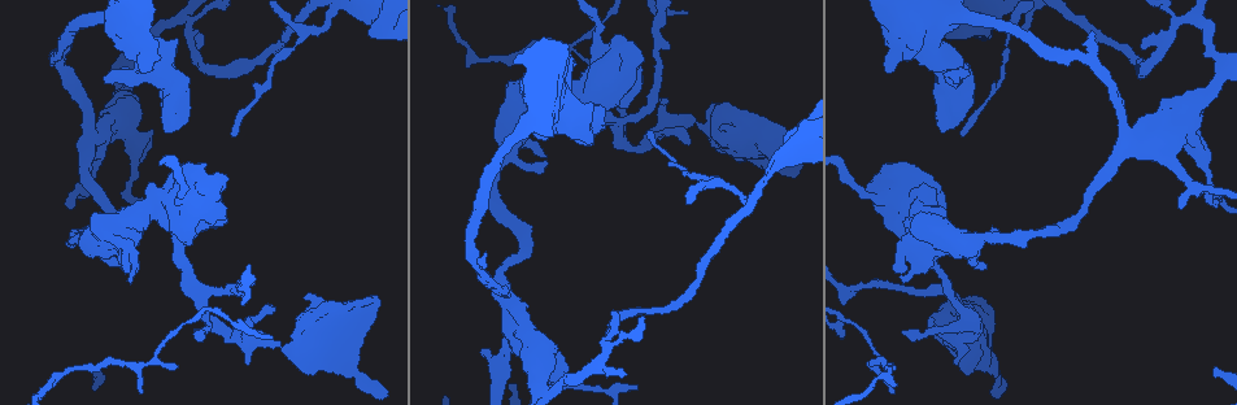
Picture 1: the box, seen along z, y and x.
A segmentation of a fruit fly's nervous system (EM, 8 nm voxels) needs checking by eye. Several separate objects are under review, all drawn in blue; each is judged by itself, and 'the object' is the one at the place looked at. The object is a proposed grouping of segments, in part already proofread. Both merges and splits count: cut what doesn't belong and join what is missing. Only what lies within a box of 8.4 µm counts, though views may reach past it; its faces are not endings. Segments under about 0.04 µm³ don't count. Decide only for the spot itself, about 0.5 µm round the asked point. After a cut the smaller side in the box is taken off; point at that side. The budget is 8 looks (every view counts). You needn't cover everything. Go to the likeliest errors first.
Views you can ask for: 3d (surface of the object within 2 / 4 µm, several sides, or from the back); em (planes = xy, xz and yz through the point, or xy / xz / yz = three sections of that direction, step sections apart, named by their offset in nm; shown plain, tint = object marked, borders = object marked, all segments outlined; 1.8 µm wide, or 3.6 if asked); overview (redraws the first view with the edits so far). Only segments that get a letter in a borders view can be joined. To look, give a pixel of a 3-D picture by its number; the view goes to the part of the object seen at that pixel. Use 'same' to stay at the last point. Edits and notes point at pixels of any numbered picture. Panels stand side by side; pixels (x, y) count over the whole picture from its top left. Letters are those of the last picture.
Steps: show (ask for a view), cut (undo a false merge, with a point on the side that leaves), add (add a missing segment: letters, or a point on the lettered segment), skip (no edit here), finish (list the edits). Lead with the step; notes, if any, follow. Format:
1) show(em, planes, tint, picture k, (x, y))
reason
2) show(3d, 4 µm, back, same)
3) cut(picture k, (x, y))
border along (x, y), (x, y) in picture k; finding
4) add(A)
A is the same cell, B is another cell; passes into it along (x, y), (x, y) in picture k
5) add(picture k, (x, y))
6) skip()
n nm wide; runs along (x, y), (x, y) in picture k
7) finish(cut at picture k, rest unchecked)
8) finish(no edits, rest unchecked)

show(3d, 2 µm, picture 1, (566, 129))
a narrow waist

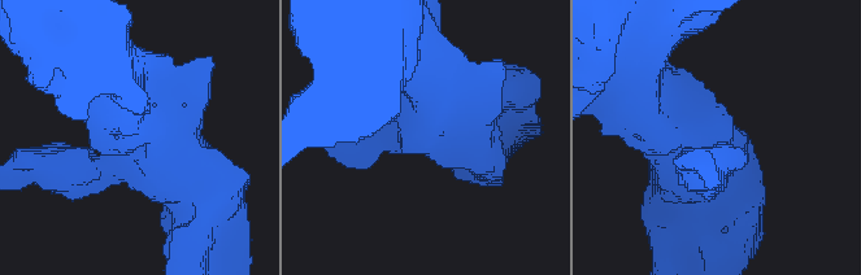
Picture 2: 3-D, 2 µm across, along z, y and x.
show(em, planes, borders, picture 2, (430, 128))

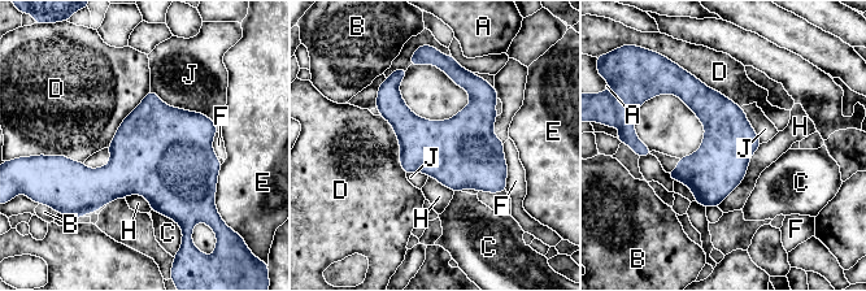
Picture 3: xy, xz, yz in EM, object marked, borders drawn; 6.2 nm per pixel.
skip()
H touches over 480 nm; A, B, C, D, E, F, H and J are other cells; border along (761, 144), (744, 178), (718, 207) in picture 3; continuous, no second neuron

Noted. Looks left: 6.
show(em, planes, plain, picture 1, (1126, 133))
sharp bend

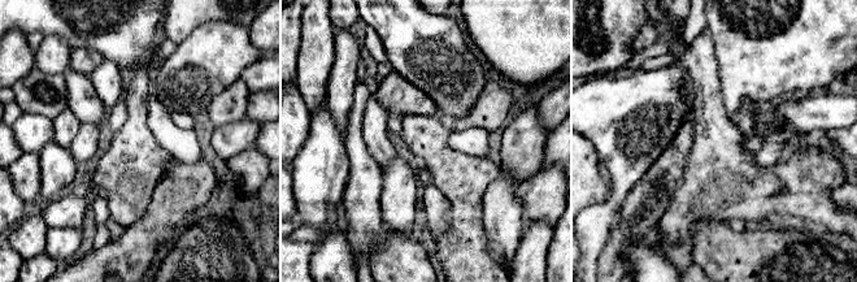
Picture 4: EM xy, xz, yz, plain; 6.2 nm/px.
show(em, planes, borders, same)
what lies round it

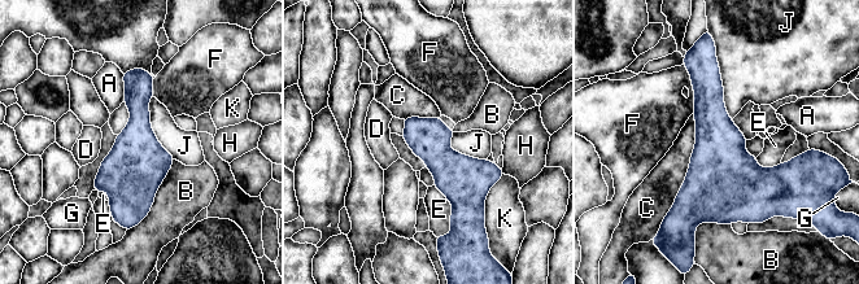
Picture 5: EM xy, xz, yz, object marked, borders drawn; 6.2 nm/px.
skip()
260 nm wide; A, B, C, D, E, F, G, H, J and K are other cells; border along (715, 52), (723, 104), (732, 118) in picture 5; one neuron here

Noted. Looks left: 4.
show(em, 3.6 µm, planes, tint, picture 1, (124, 234))
thick turns thin

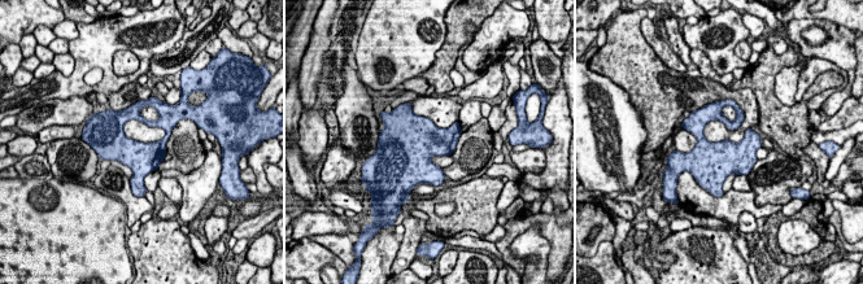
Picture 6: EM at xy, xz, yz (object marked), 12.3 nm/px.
show(em, 3.6 µm, planes, borders, same)

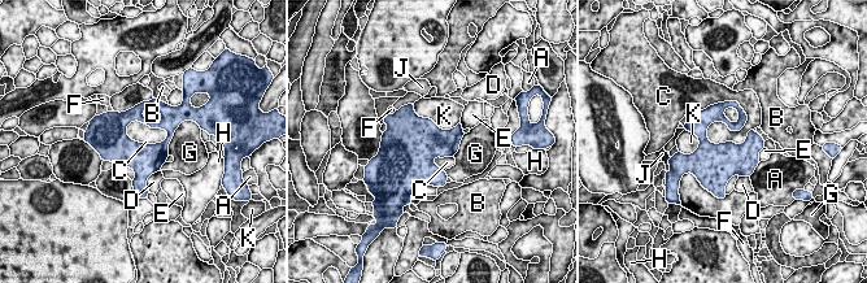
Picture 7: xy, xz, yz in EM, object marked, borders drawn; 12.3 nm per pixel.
skip()
A, B, C, D, E, F, G, H, J and K are other cells; border along (737, 101), (711, 143) in picture 7; all the same neuron

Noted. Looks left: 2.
show(em, 3.6 µm, planes, tint, picture 1, (765, 131))
touches itself

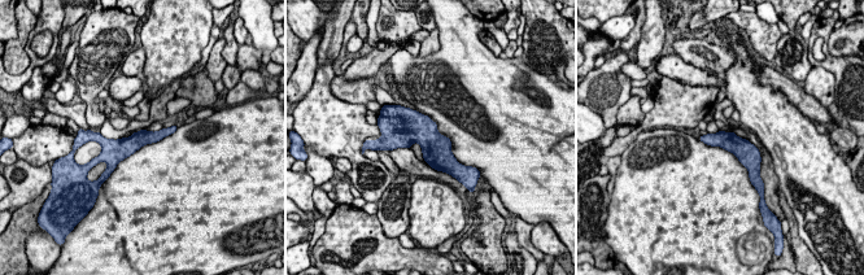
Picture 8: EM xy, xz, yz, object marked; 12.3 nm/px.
show(em, 3.6 µm, planes, borders, same)

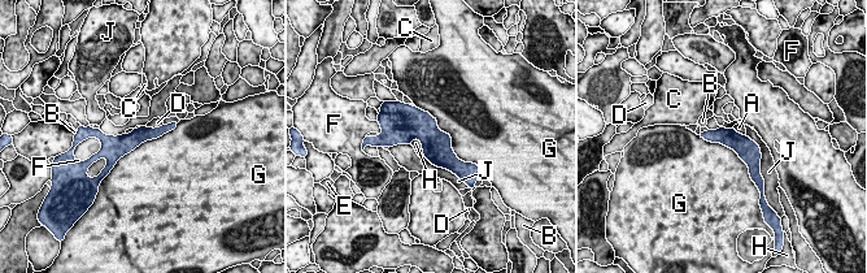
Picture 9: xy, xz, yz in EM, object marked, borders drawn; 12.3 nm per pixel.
skip()
A, B, C, D, E, F, G, H and J are other cells; one neuron here

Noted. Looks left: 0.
finish(no edits, rest unchecked)

